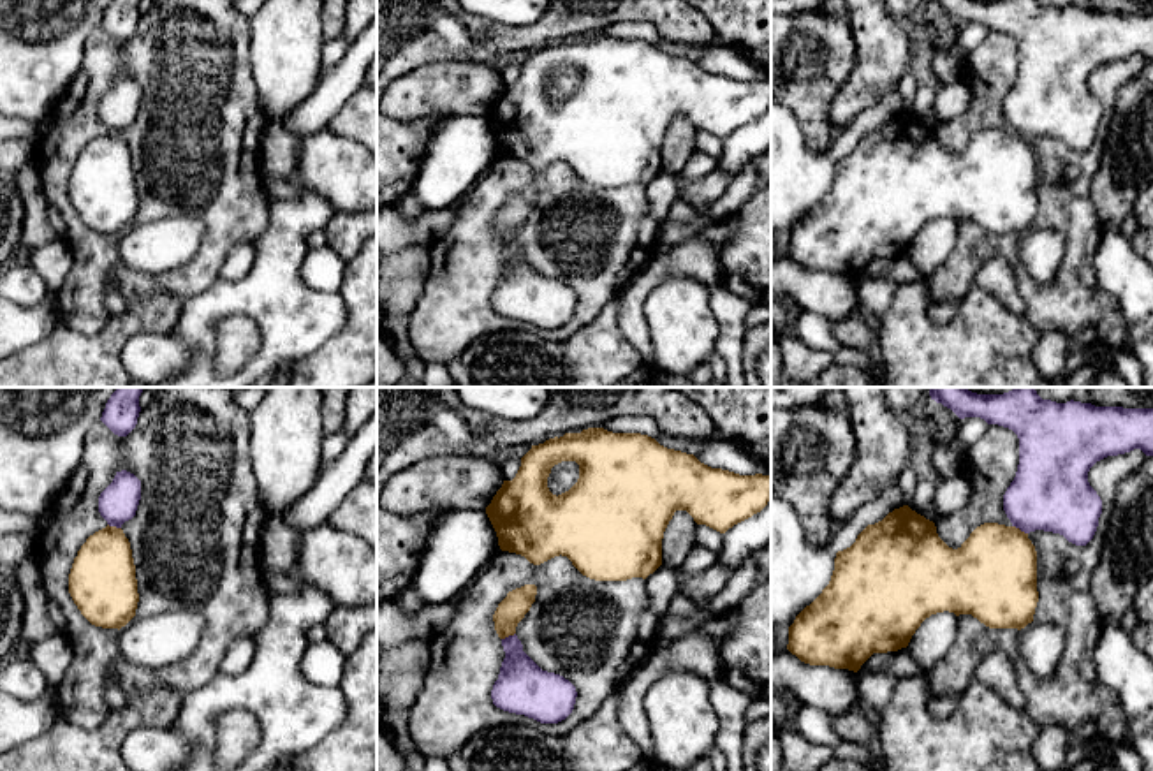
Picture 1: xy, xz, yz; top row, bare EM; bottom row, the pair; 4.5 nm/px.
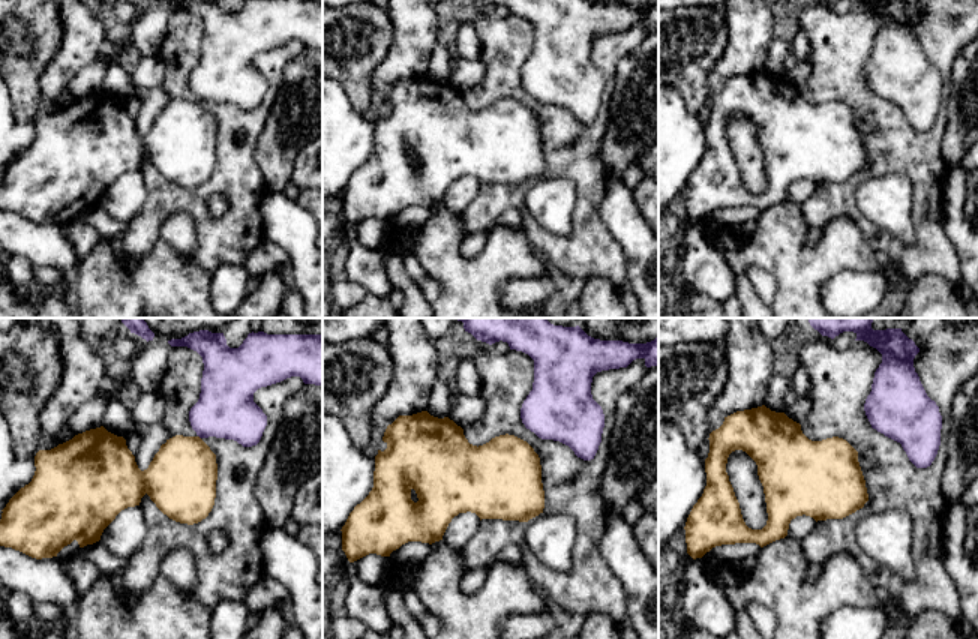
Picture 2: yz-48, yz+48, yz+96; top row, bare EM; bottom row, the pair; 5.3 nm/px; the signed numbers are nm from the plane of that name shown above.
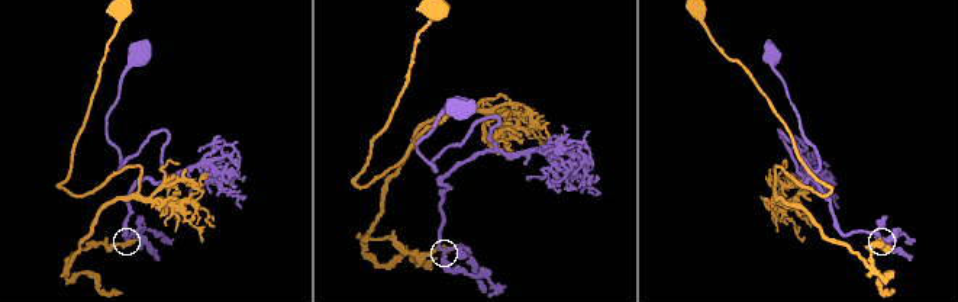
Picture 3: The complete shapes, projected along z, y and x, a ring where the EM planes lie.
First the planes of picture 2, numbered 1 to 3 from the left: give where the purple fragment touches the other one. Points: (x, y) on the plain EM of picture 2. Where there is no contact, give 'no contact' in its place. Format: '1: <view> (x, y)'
1: no contact
2: no contact
3: no contact

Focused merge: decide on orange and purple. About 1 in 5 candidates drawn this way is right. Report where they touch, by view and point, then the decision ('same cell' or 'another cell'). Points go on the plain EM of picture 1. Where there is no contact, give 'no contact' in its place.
yz (1018, 134) | another cell

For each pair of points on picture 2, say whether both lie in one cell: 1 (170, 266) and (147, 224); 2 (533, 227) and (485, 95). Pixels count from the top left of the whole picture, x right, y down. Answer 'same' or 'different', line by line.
1: different
2: same

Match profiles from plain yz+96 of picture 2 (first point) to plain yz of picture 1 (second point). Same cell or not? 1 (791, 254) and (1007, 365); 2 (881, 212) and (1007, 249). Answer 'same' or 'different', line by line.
1: same
2: different

